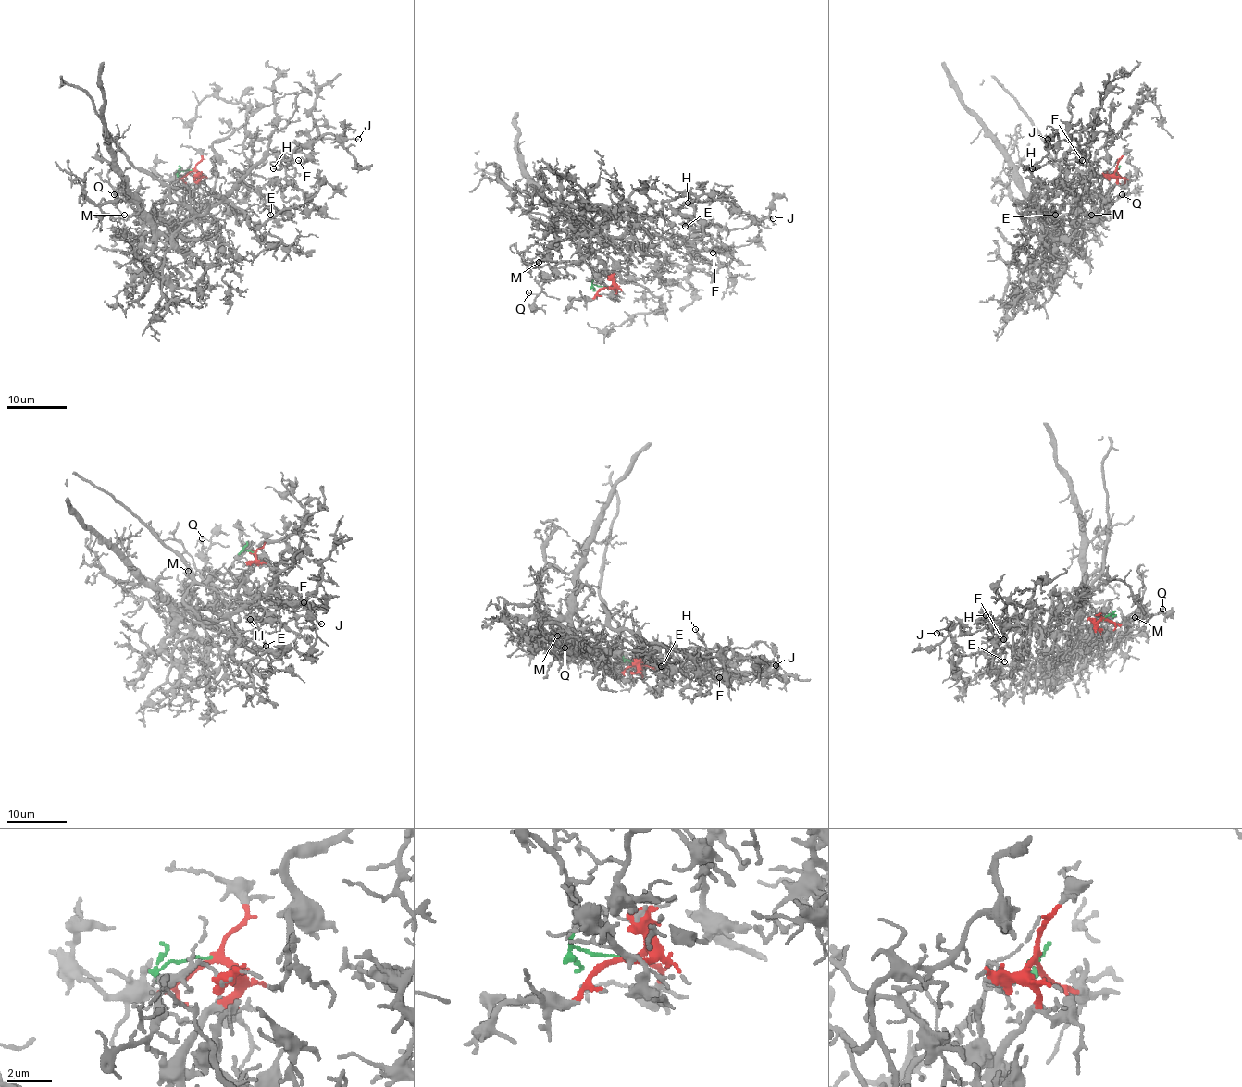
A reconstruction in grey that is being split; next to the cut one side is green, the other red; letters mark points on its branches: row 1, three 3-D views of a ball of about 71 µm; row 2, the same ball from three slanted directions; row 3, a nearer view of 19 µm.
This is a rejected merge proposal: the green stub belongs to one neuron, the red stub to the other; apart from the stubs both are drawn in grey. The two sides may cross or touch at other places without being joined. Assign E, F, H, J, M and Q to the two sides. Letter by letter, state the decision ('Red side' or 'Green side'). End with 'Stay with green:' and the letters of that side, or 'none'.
E: Red side
F: Red side
H: Red side
J: Red side
M: Red side
Q: Red side
Stay with green: none

